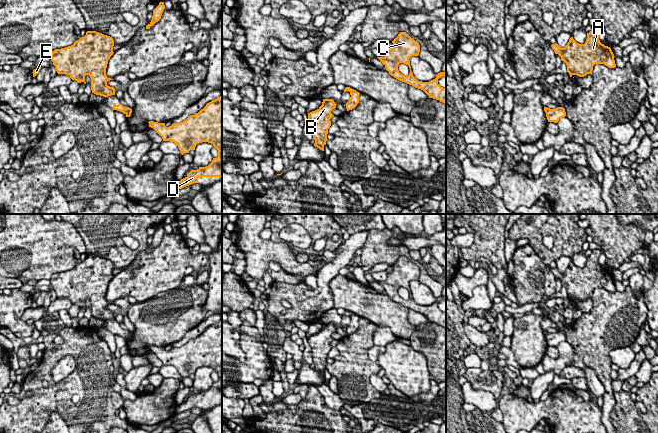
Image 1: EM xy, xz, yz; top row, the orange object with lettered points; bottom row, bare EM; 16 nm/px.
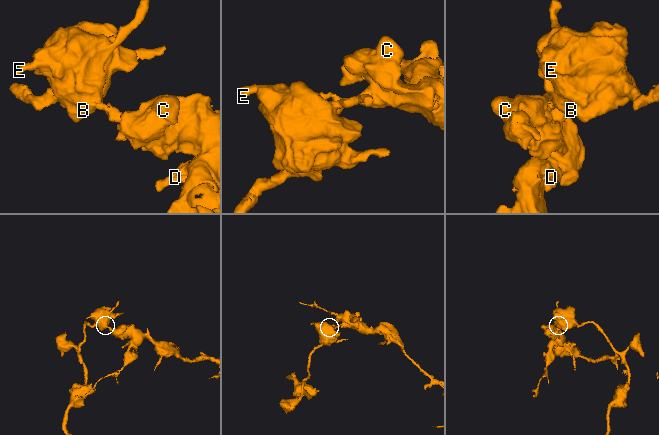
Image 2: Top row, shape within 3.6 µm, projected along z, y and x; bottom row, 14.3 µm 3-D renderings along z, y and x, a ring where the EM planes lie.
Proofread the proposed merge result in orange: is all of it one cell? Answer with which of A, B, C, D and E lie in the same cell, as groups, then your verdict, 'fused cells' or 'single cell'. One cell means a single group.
A B E / C D | fused cells

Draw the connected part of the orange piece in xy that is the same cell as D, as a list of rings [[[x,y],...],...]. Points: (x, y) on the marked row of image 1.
[[[222,96],[207,103],[198,113],[181,123],[166,127],[165,123],[149,121],[163,141],[174,142],[181,154],[195,150],[197,144],[211,143],[218,150],[218,157],[206,167],[191,170],[187,176],[175,183],[175,191],[198,183],[199,177],[222,177]]]

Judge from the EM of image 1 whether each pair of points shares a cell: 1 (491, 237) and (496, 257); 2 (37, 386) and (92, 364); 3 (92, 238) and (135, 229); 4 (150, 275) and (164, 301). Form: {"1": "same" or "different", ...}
{"1": "same", "2": "same", "3": "same", "4": "different"}

